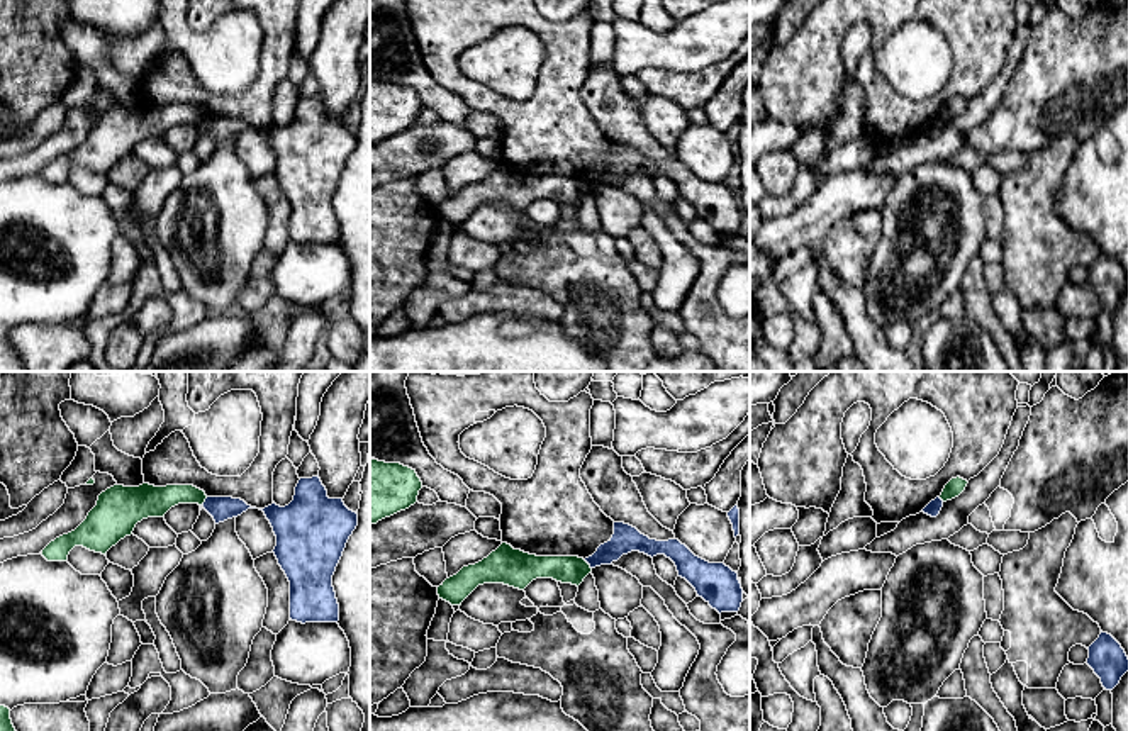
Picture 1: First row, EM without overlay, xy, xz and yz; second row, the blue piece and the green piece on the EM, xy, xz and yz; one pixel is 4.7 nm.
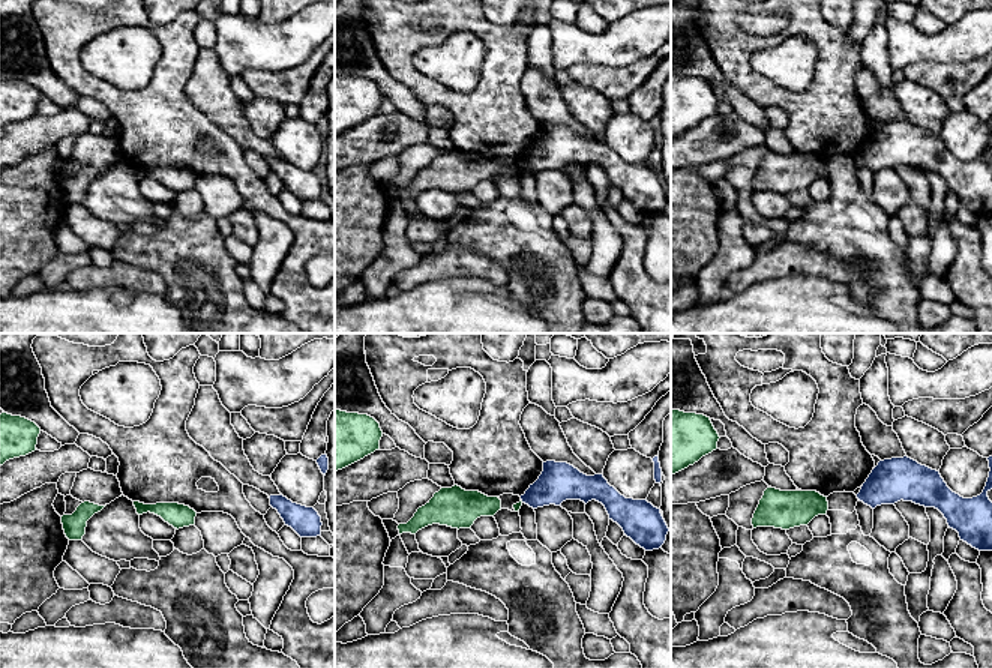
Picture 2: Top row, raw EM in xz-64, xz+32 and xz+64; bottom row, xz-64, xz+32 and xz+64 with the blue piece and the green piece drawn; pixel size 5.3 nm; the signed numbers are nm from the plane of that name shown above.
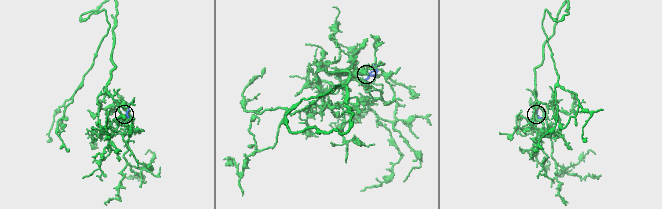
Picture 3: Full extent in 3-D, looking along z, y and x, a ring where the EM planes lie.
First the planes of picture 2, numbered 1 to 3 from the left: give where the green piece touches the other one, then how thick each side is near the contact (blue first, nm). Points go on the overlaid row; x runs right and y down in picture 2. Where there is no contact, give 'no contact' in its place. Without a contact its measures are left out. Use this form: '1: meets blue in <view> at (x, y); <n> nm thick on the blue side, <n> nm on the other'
1: no contact
2: meets blue in xz+32 at (521, 499); 200 nm thick on the blue side, 40 nm on the other
3: no contact

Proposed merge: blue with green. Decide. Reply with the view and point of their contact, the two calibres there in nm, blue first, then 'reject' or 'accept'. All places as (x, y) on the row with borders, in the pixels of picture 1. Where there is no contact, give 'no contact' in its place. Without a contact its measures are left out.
meets blue in xz at (589, 563); 130 nm thick on the blue side, 130 nm on the other; reject

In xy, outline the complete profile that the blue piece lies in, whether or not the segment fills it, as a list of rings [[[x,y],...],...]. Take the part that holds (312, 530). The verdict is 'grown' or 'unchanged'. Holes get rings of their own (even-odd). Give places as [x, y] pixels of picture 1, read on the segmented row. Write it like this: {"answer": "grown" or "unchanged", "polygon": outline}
{"answer": "unchanged", "polygon": [[[319,475],[300,478],[288,505],[273,502],[260,511],[273,527],[273,553],[290,582],[290,619],[338,622],[332,575],[358,526],[358,514],[343,499],[327,497]]]}

